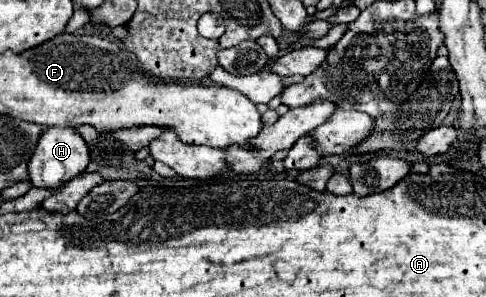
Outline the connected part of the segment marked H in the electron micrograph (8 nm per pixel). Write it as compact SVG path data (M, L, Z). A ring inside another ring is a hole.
M45 128L45 132L39 138L37 150L29 160L29 180L35 188L59 188L61 184L69 182L73 176L83 174L89 164L89 146L85 140L73 130L73 128Z

